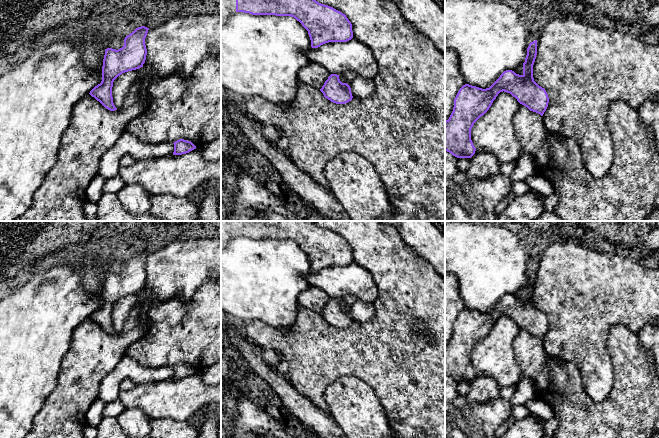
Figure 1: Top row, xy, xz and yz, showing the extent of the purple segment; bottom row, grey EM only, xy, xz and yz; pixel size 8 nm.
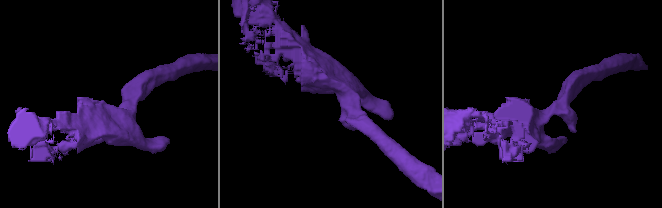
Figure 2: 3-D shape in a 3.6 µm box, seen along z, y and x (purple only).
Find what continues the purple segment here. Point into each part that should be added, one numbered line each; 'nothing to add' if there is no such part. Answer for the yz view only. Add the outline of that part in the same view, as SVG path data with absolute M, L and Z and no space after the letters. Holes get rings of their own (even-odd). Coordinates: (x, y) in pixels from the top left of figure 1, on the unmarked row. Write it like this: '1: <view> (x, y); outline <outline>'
nothing to add

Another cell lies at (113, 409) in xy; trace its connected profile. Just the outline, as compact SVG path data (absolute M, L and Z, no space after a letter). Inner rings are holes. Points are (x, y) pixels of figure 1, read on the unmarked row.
M119 400L106 404L103 409L103 417L117 417L121 412L125 410L125 406Z

